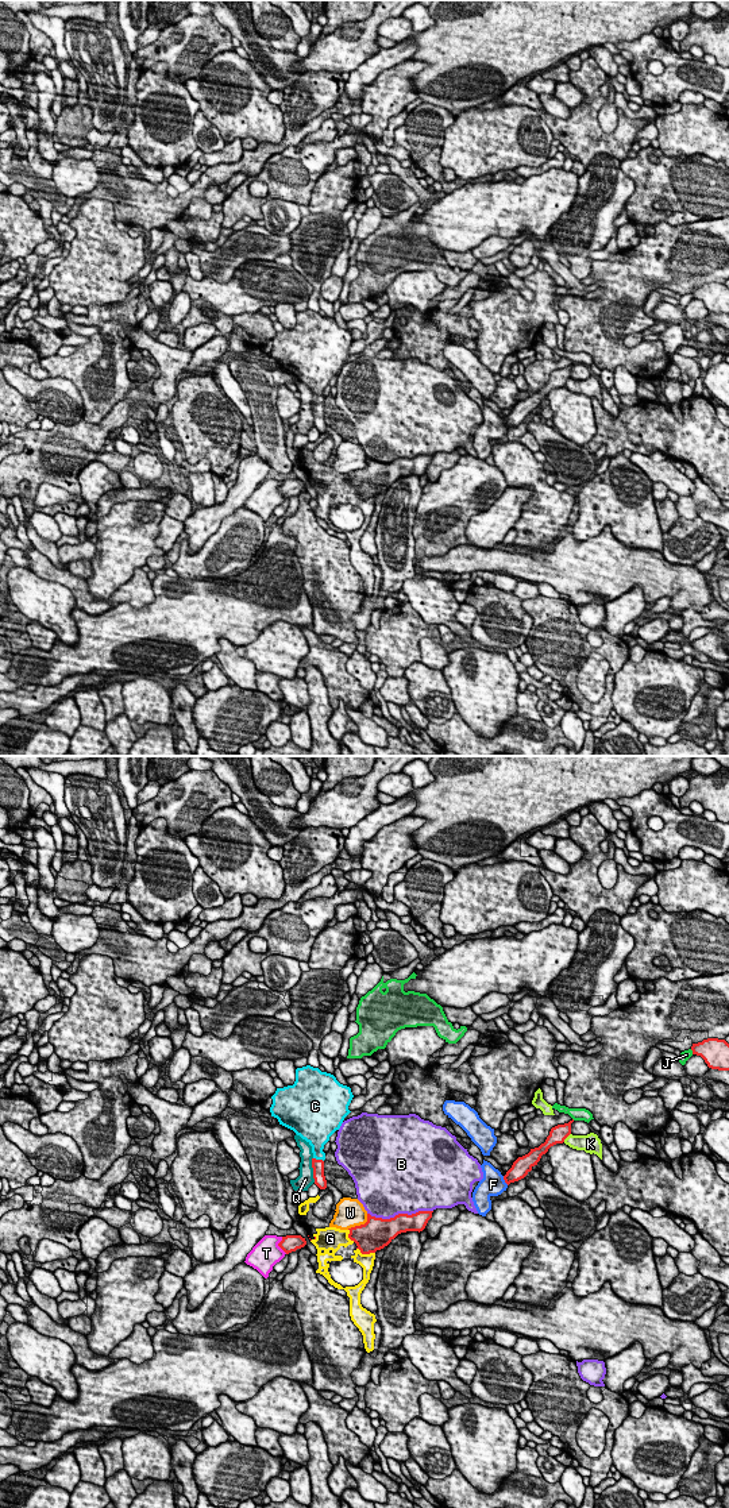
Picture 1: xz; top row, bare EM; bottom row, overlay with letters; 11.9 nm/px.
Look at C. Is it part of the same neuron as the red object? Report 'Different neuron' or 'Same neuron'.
Same neuron

